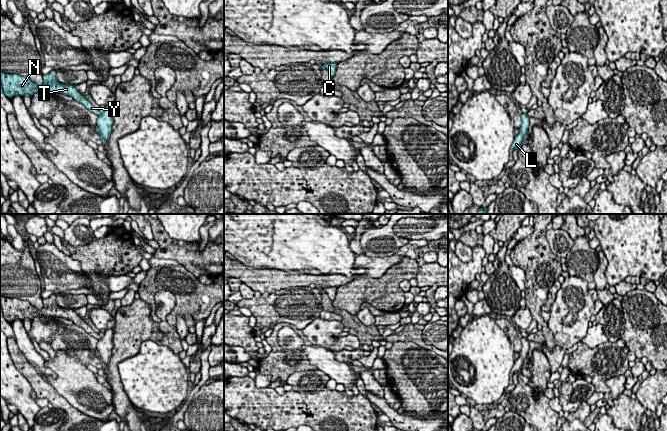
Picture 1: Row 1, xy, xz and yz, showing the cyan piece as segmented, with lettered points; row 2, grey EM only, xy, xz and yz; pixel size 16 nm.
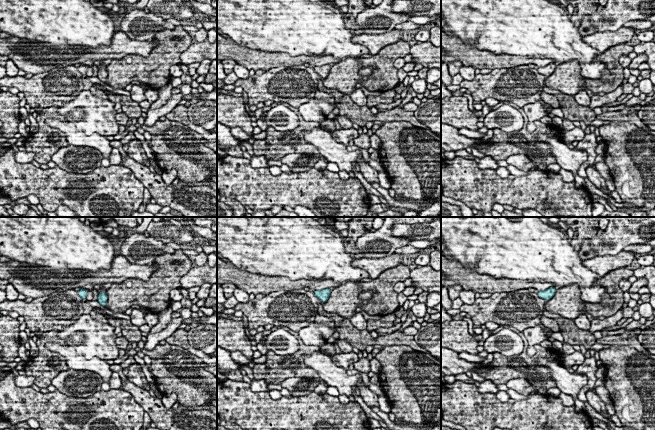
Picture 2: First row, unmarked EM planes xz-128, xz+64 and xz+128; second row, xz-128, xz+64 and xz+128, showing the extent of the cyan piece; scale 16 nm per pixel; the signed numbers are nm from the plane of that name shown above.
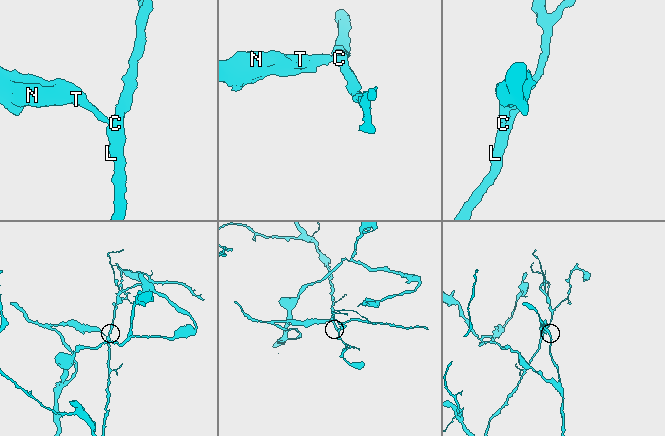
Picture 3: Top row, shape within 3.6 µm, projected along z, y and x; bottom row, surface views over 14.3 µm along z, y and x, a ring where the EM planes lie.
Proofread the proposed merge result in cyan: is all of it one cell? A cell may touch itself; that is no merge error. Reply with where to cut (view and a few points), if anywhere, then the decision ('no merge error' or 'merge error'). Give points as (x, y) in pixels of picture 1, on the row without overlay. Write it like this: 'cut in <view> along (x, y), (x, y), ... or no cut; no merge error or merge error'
cut in xz along (322, 288), (325, 292); merge error

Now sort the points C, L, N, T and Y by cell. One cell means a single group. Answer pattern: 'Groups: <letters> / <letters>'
Groups: C L / N T Y

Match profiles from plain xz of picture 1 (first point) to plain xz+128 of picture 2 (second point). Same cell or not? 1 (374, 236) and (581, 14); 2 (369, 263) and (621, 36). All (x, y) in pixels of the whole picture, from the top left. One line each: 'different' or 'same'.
1: different
2: same

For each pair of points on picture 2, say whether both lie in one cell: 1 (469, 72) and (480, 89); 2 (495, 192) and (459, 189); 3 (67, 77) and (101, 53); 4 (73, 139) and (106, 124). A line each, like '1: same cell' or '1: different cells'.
1: different cells
2: same cell
3: different cells
4: different cells

